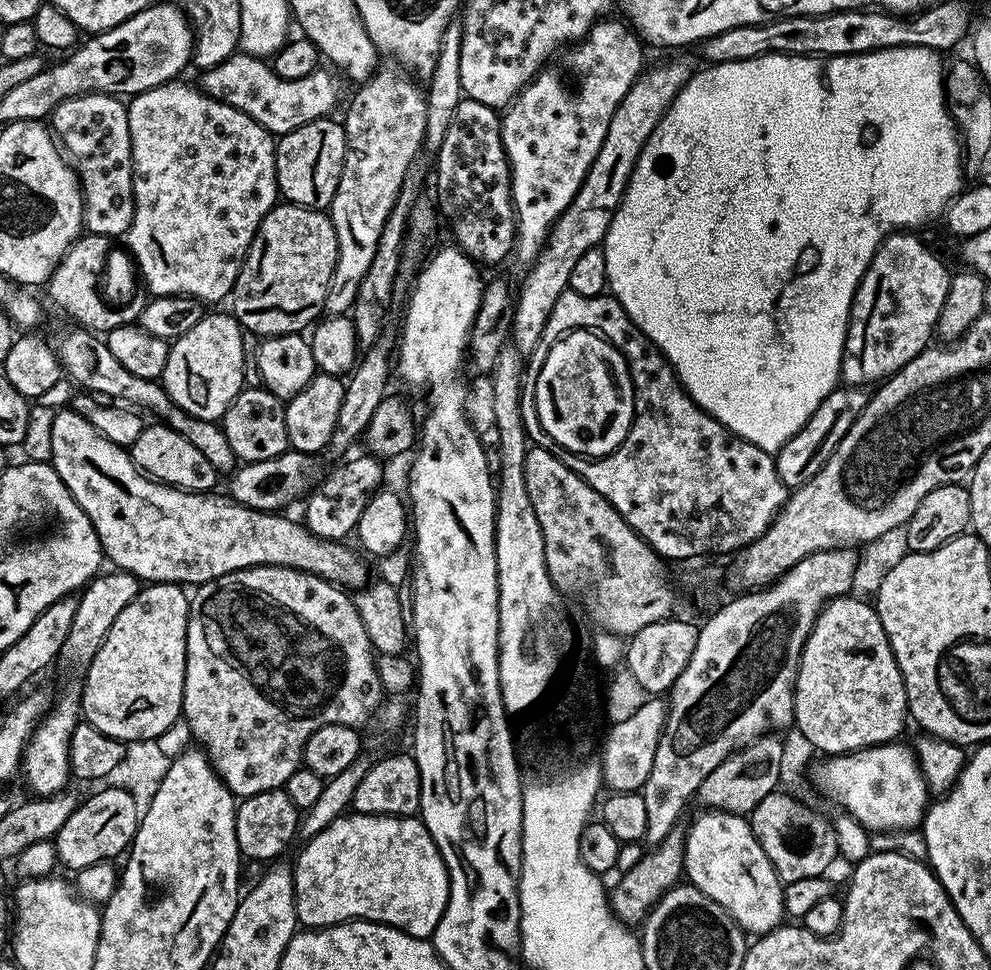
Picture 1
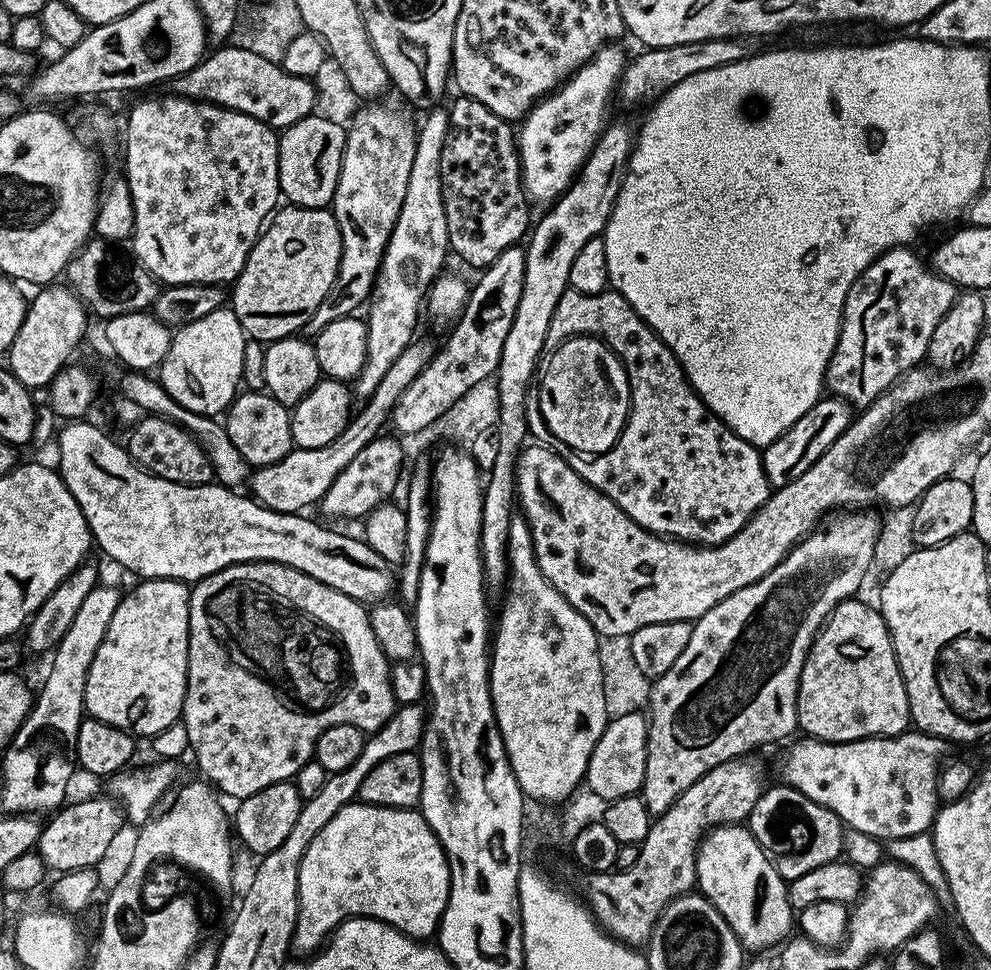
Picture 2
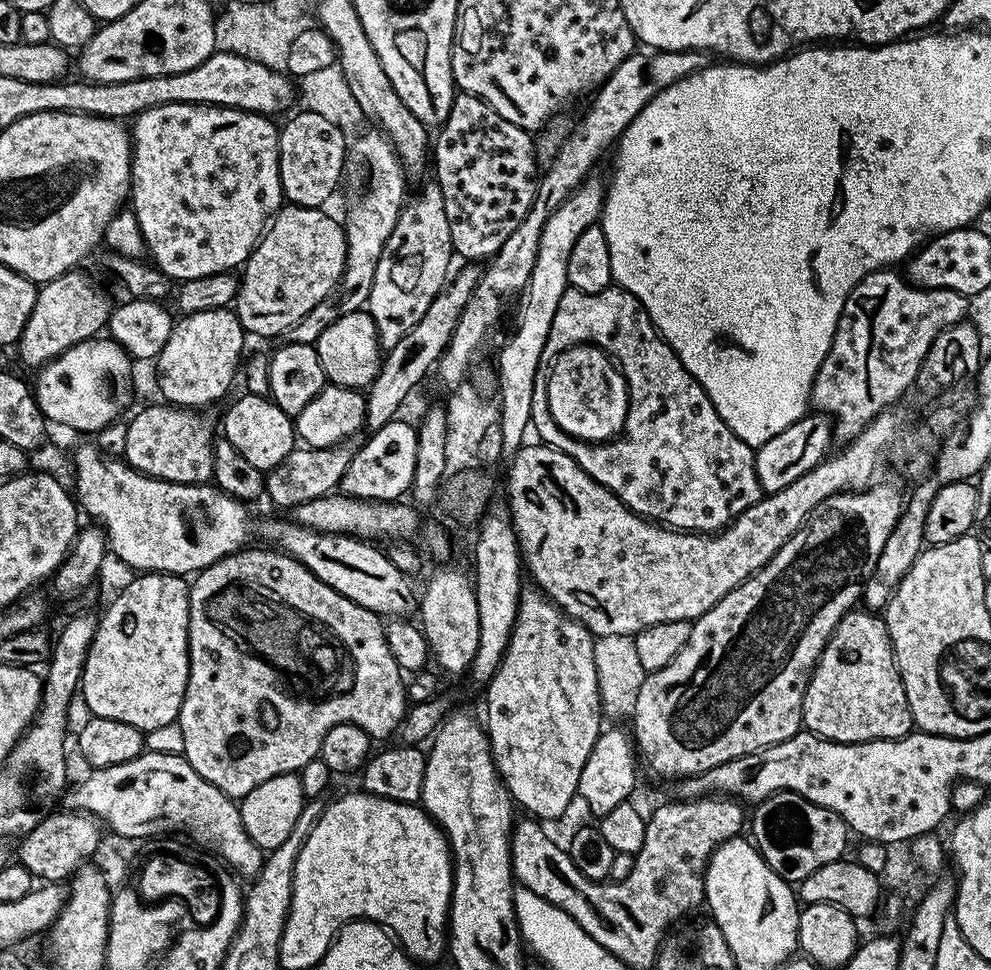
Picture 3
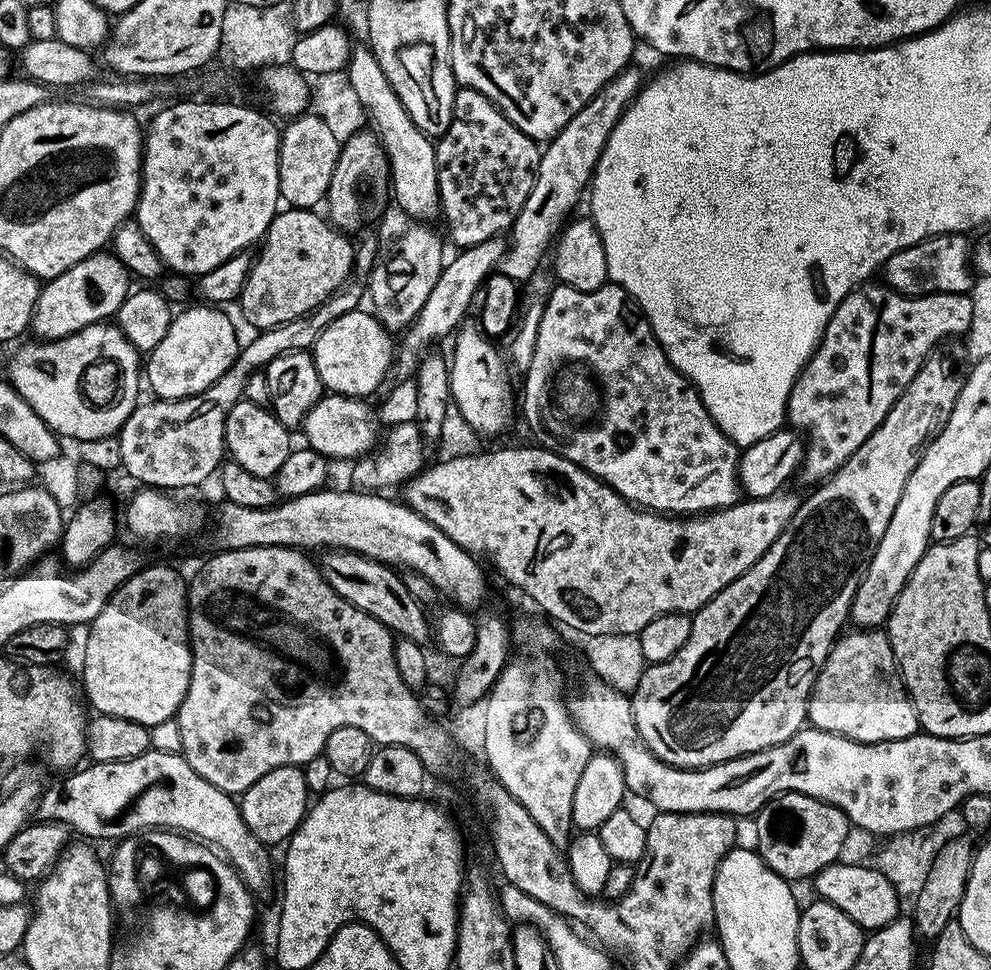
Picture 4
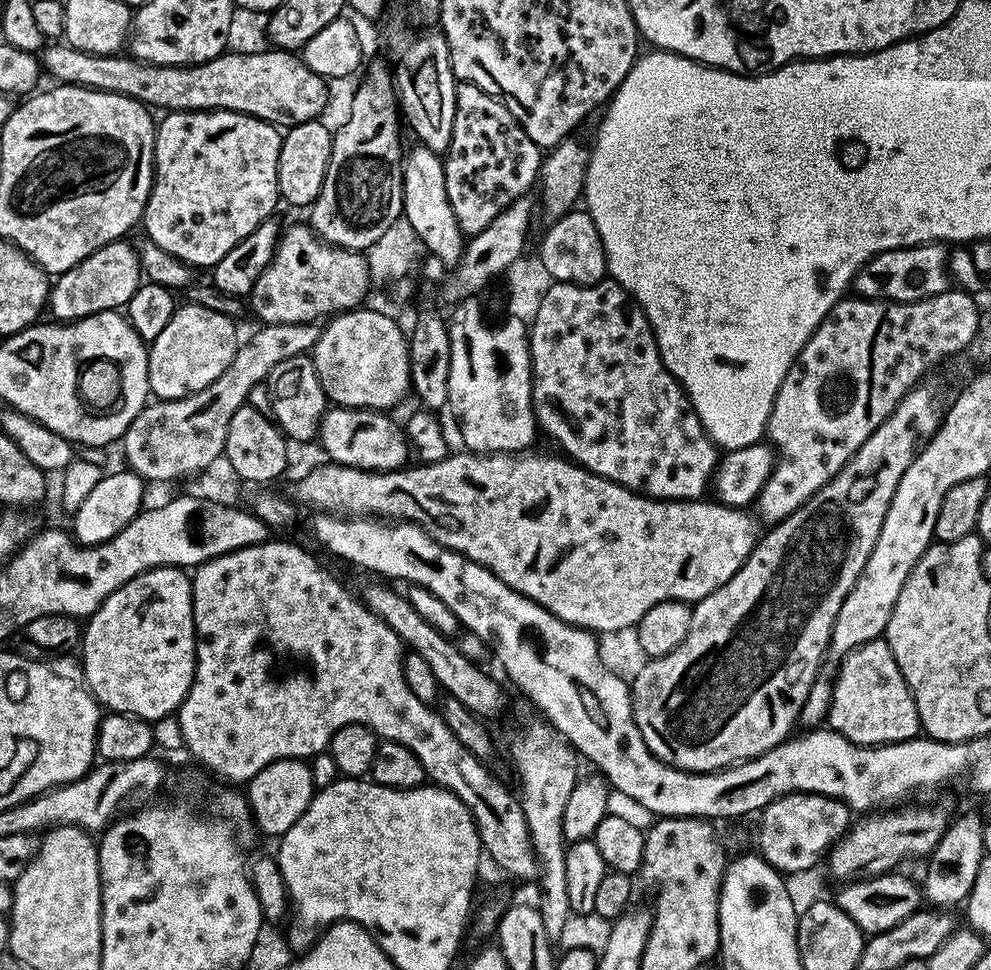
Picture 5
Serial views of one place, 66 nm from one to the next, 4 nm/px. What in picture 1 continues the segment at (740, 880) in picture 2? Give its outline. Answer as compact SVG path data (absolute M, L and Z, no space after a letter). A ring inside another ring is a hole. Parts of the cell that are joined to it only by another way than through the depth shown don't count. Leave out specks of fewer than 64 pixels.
M701 811L701 816L686 828L684 838L684 870L687 883L693 884L718 906L729 912L738 927L748 934L763 934L781 927L786 913L784 908L784 887L780 875L774 870L770 858L762 850L758 838L752 833L752 825L743 815L734 812Z

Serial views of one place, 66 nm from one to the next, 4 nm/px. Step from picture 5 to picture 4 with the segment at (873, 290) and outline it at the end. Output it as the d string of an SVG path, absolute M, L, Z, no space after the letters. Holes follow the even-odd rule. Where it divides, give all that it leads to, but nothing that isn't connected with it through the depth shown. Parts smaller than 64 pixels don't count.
M949 232L943 236L930 236L926 240L919 240L914 246L898 250L882 265L883 283L893 288L903 296L929 296L939 292L950 294L968 294L974 283L974 269L970 259L970 240L967 235L959 232Z

